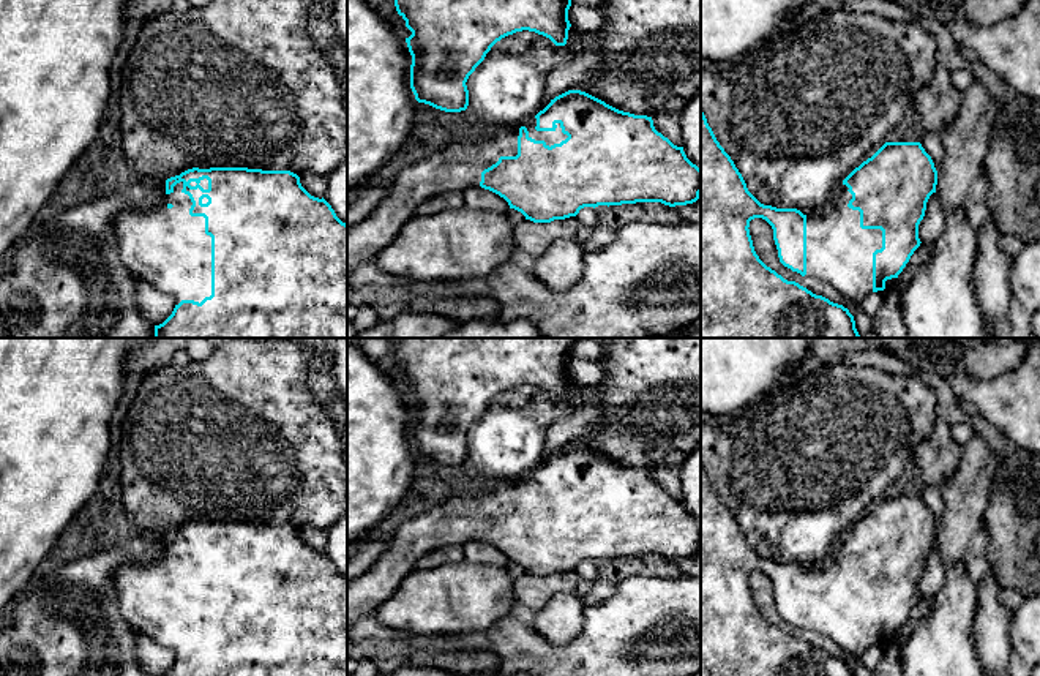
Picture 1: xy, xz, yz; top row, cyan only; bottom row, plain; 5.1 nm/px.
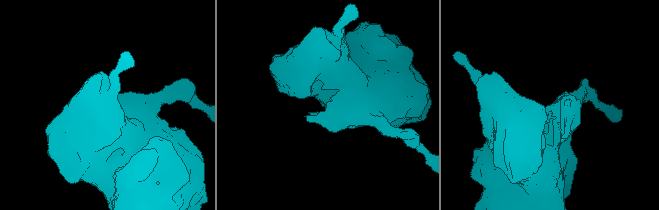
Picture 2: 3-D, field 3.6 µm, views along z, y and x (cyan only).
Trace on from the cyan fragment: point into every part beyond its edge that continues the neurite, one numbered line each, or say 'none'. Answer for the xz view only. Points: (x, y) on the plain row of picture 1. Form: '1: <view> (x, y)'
1: xz (551, 491)

